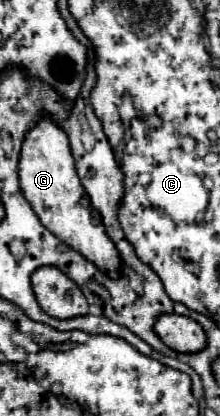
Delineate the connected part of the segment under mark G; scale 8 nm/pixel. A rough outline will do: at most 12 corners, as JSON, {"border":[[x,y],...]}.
{"border":[[49,115],[25,133],[19,181],[55,237],[111,277],[121,257]]}

